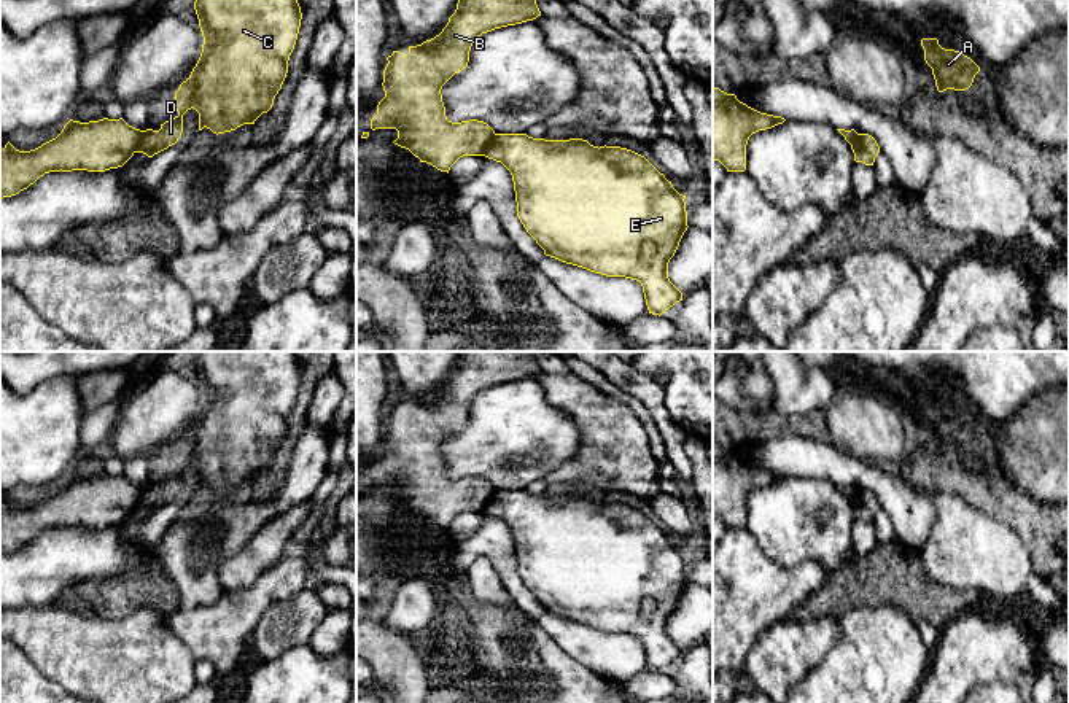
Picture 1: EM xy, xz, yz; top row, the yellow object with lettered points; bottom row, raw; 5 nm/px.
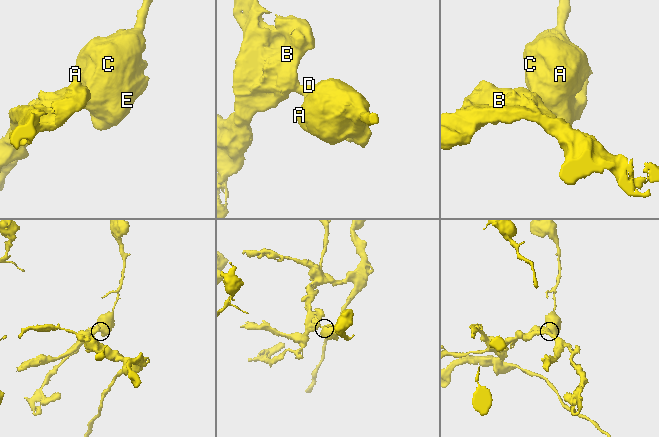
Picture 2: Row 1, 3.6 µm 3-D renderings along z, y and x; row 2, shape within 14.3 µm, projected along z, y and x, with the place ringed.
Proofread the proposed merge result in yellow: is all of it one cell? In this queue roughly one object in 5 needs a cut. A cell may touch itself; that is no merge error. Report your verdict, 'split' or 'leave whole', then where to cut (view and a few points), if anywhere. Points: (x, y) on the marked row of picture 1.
split | xy (143, 131), (134, 151)

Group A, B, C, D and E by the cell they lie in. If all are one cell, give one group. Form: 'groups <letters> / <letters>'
groups A C D E / B

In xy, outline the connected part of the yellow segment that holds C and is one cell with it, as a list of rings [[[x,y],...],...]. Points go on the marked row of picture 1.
[[[196,0],[194,10],[204,37],[202,52],[189,78],[175,92],[172,105],[178,115],[161,124],[159,130],[143,130],[135,153],[143,153],[148,157],[178,142],[183,132],[183,115],[191,108],[199,113],[199,130],[207,127],[216,135],[235,130],[243,124],[255,124],[262,113],[267,113],[286,78],[288,60],[302,19],[297,0]]]

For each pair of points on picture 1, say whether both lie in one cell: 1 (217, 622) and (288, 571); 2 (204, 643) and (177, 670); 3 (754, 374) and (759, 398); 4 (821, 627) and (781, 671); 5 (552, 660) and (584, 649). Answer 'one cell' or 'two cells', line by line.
1: one cell
2: two cells
3: one cell
4: one cell
5: two cells

